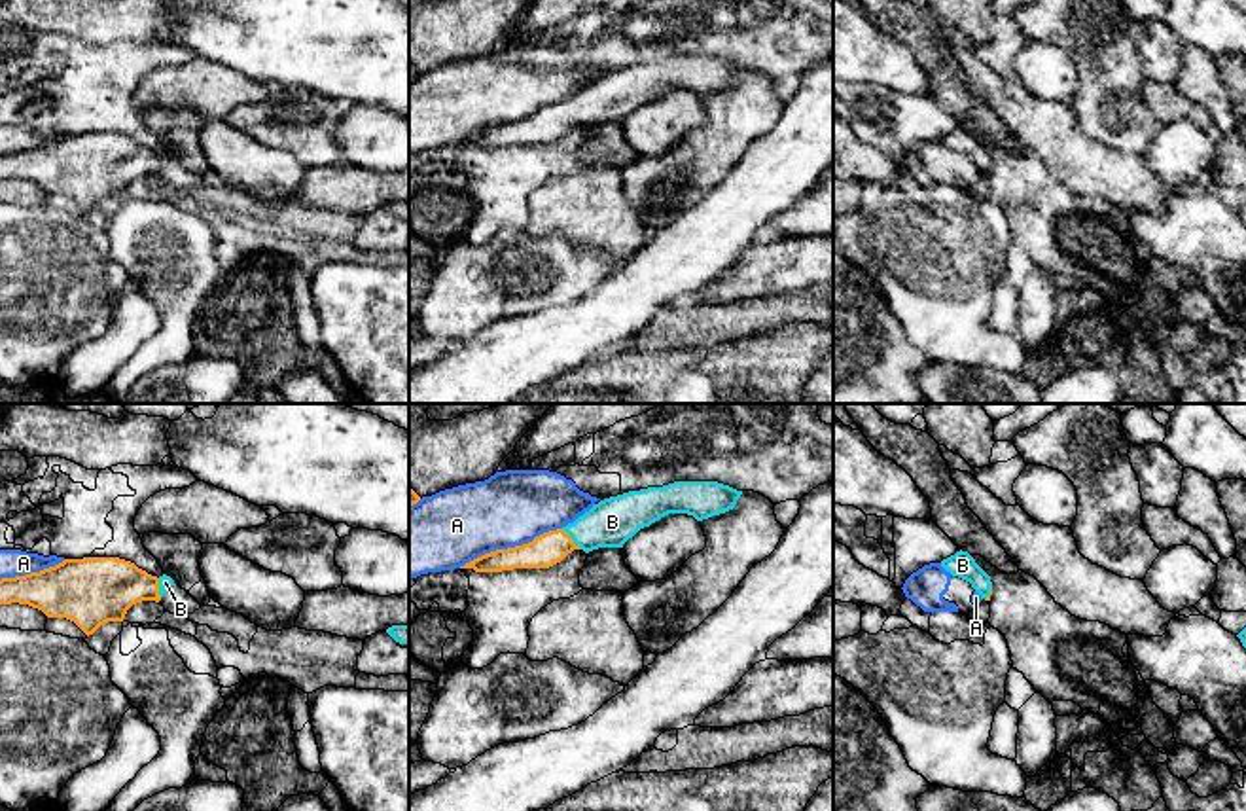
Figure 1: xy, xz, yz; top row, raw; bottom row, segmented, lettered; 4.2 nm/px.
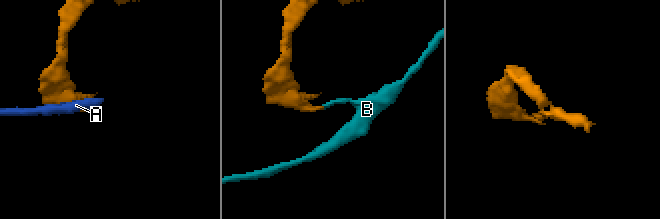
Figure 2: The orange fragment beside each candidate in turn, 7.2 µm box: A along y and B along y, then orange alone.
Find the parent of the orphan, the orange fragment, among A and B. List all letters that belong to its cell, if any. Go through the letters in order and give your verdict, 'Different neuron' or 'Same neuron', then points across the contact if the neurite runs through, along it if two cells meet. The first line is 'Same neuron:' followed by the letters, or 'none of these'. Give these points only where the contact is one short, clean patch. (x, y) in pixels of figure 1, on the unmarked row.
Same neuron: B
A: Different neuron
B: Same neuron. Path across: xz (550, 124), (570, 114), (612, 97)

